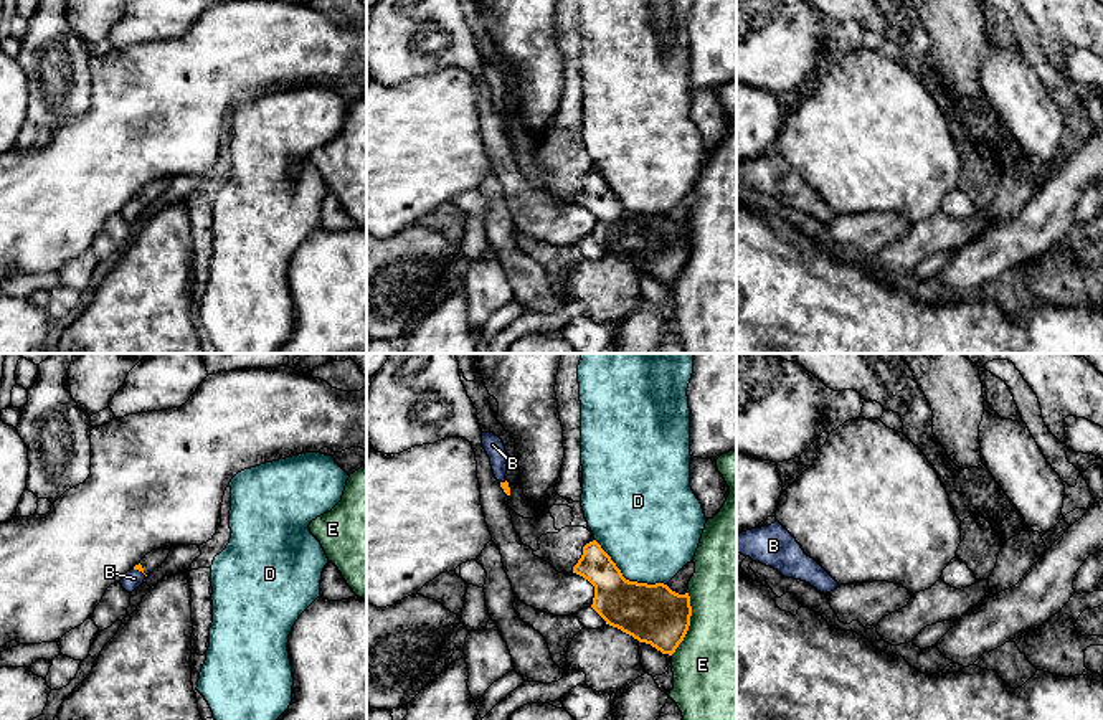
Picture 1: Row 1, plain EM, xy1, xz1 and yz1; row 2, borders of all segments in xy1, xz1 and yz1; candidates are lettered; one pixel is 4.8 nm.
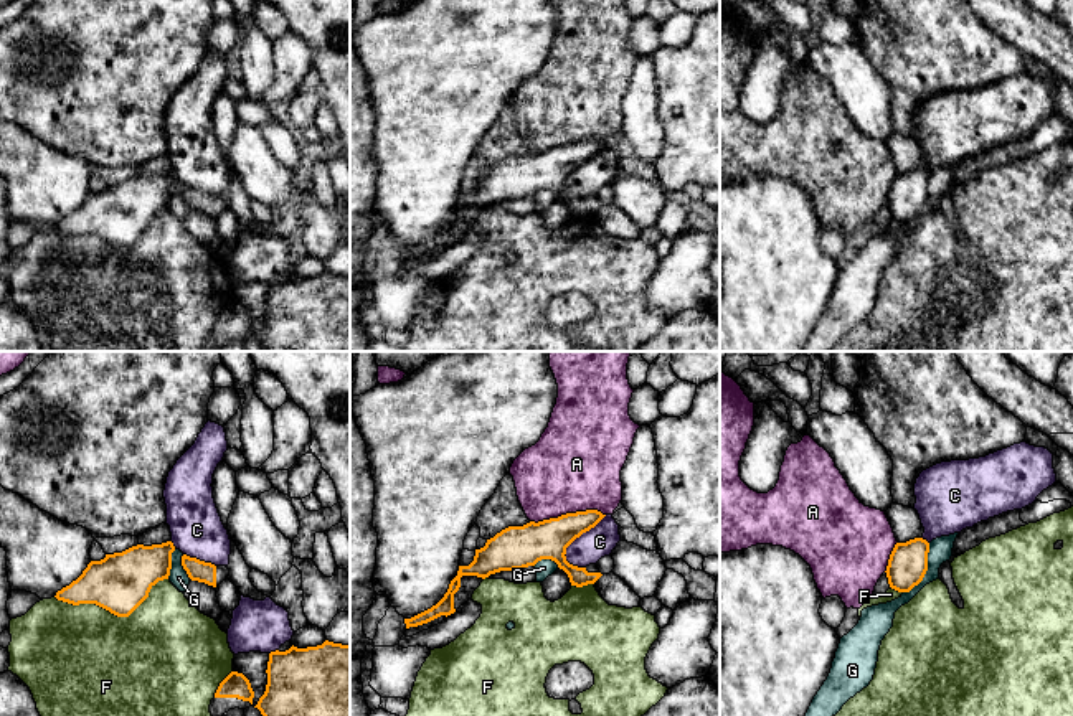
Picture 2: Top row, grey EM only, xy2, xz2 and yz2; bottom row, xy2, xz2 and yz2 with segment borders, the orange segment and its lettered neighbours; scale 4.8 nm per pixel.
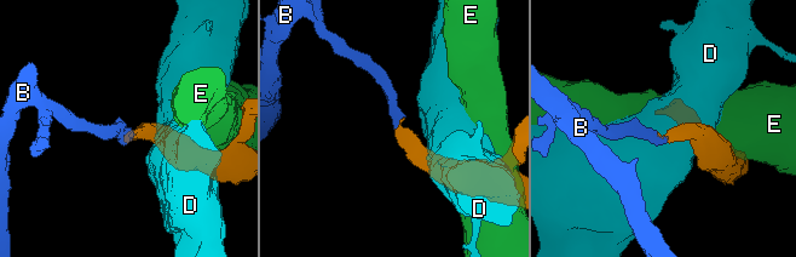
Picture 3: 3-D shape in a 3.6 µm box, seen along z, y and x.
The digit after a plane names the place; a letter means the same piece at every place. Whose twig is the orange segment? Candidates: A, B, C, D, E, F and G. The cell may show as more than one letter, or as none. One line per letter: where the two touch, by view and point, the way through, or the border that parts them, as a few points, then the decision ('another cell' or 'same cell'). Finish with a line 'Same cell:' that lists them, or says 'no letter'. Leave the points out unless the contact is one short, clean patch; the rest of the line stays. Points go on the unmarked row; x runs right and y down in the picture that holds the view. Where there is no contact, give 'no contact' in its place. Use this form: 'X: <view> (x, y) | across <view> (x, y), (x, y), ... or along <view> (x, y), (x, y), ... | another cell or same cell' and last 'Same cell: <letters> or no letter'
A: xz2 (567, 144) | another cell
B: xy1 (139, 200) | across xy1 (137, 197), (139, 200), (134, 208) | same cell
C: xz2 (578, 167) | another cell
D: xz1 (624, 208) | another cell
E: xz1 (689, 253) | another cell
F: xy2 (113, 243) | another cell
G: yz2 (926, 200) | along yz2 (930, 174), (925, 207), (903, 223) | another cell
Same cell: B

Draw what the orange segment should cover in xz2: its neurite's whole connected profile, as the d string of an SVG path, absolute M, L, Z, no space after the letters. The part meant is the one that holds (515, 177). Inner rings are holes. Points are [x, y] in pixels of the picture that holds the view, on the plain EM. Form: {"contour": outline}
{"contour": "M586 140L502 160L487 170L484 178L475 180L474 191L469 196L459 196L457 206L436 236L411 249L404 249L406 259L454 244L454 224L461 218L462 206L485 210L500 201L523 200L535 196L541 190L551 190L568 205L571 216L594 214L603 205L588 203L586 198L570 195L565 185L576 168L594 158L604 147L598 140Z"}

